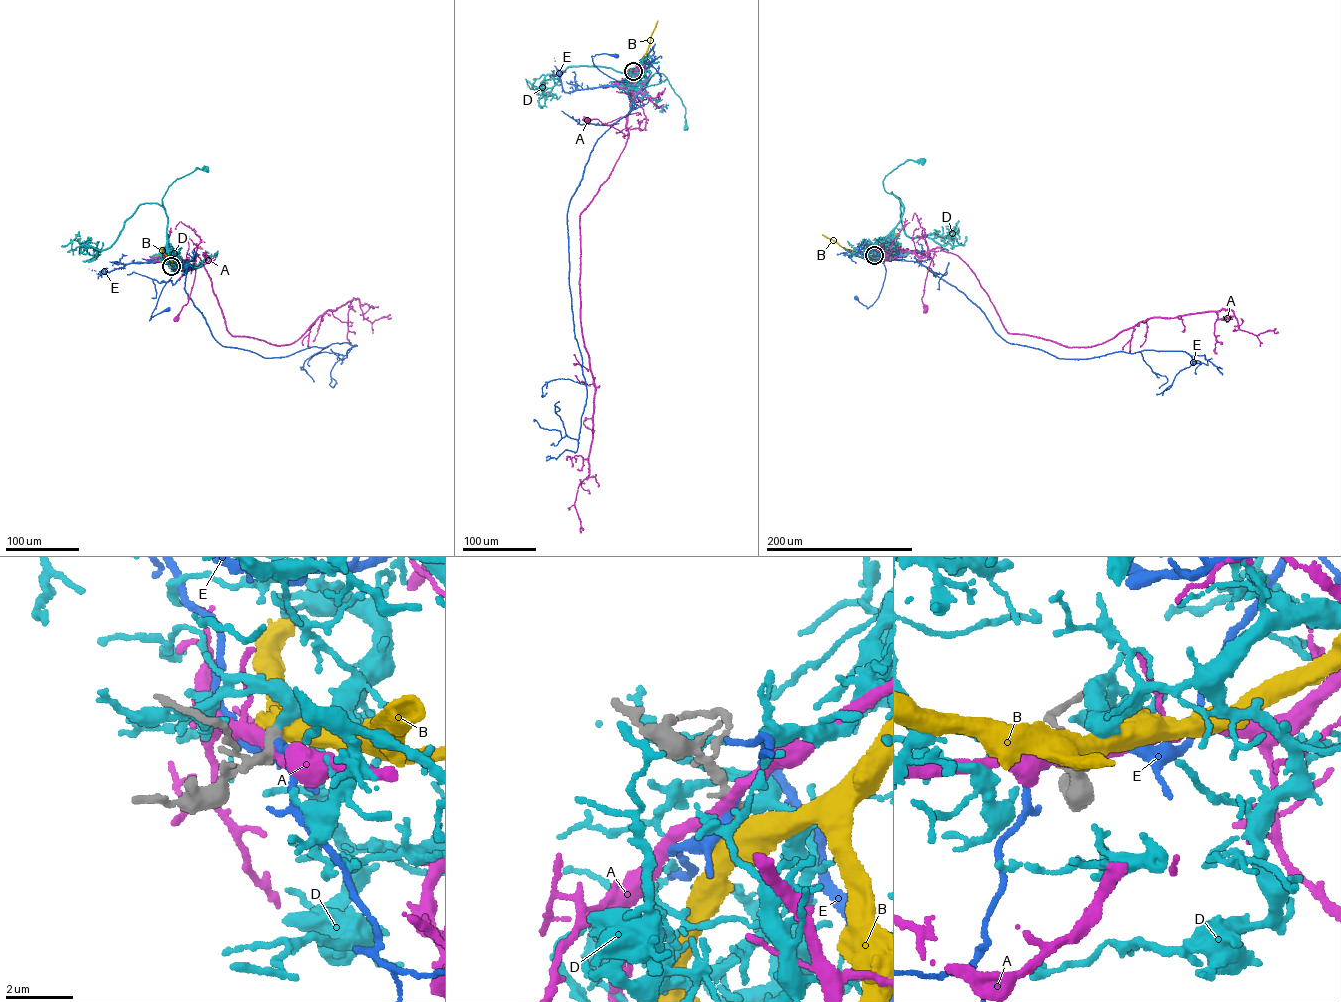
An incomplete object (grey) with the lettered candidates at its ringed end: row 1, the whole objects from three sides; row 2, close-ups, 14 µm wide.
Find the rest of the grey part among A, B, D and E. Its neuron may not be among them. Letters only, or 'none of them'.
D

